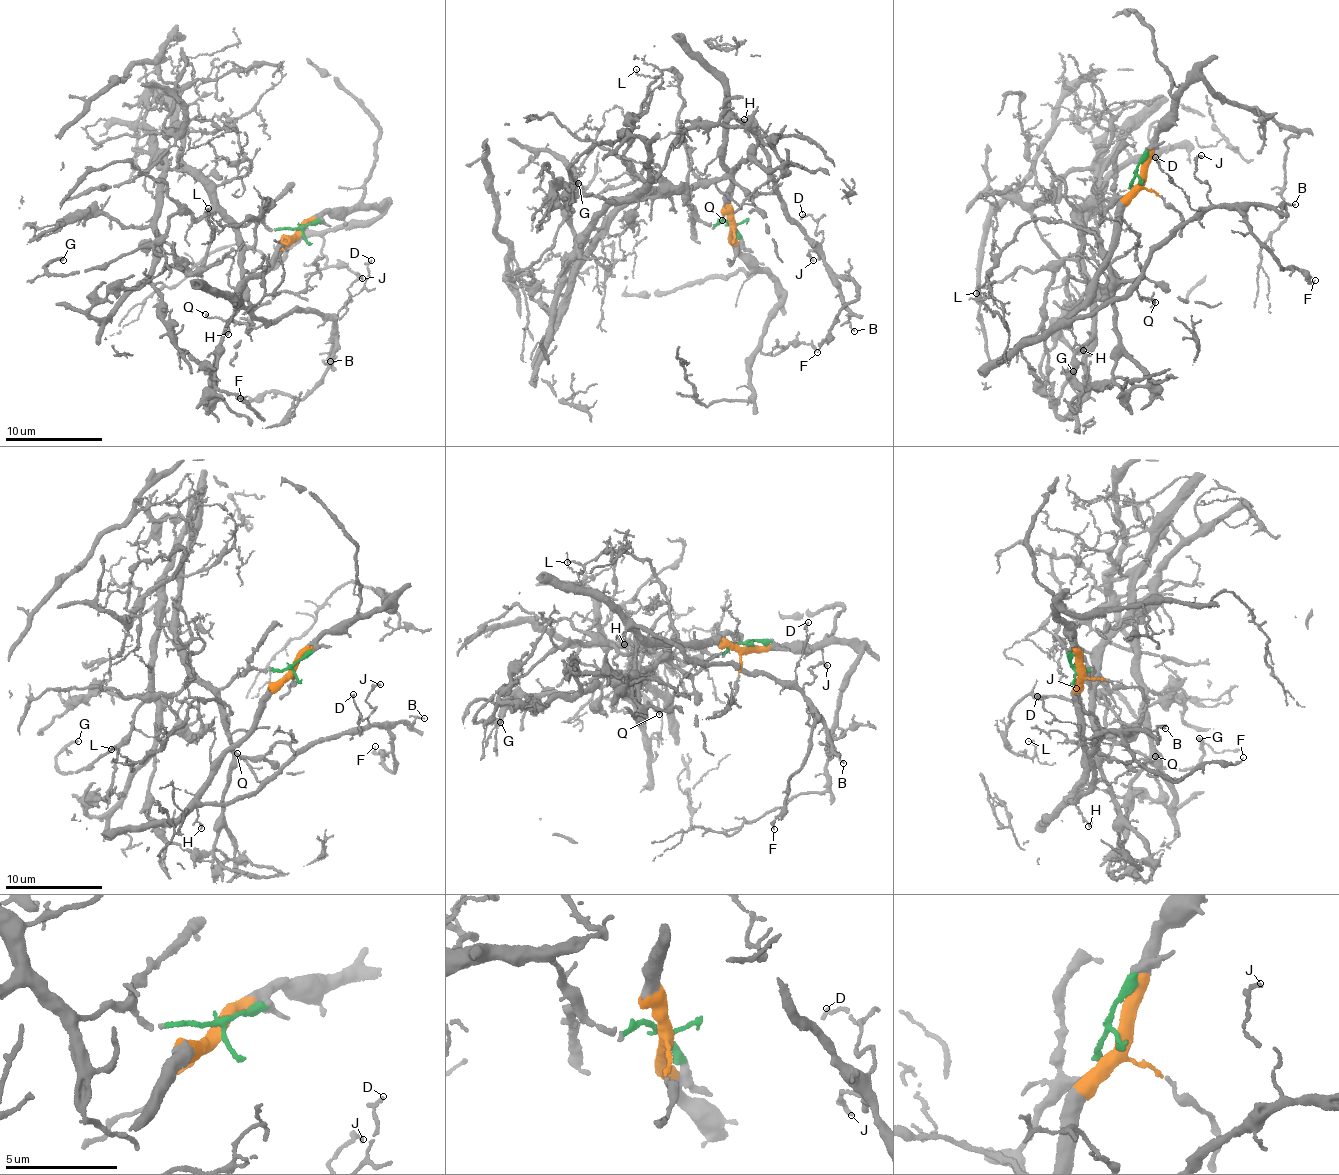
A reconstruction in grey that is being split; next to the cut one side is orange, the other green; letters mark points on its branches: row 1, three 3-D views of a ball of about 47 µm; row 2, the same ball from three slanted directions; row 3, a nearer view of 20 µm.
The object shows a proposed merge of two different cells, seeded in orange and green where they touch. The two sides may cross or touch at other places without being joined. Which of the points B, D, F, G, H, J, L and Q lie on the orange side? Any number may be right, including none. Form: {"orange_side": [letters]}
{"orange_side": ["B", "D", "F", "H", "J", "Q"]}

